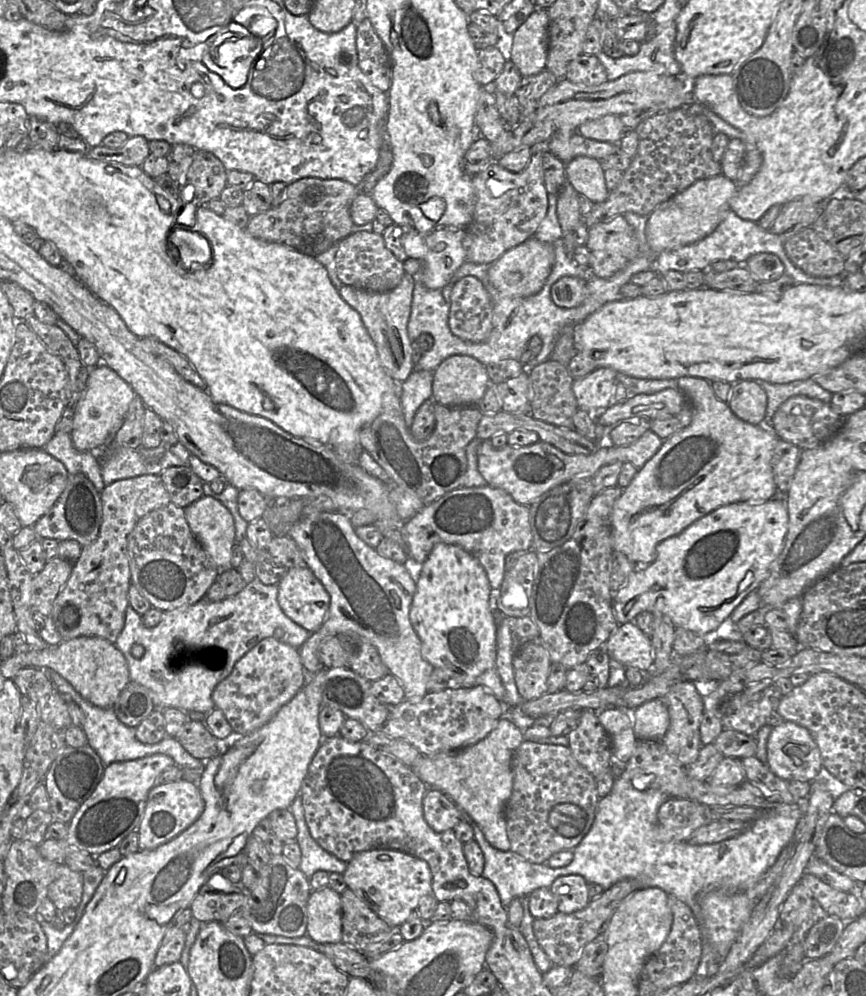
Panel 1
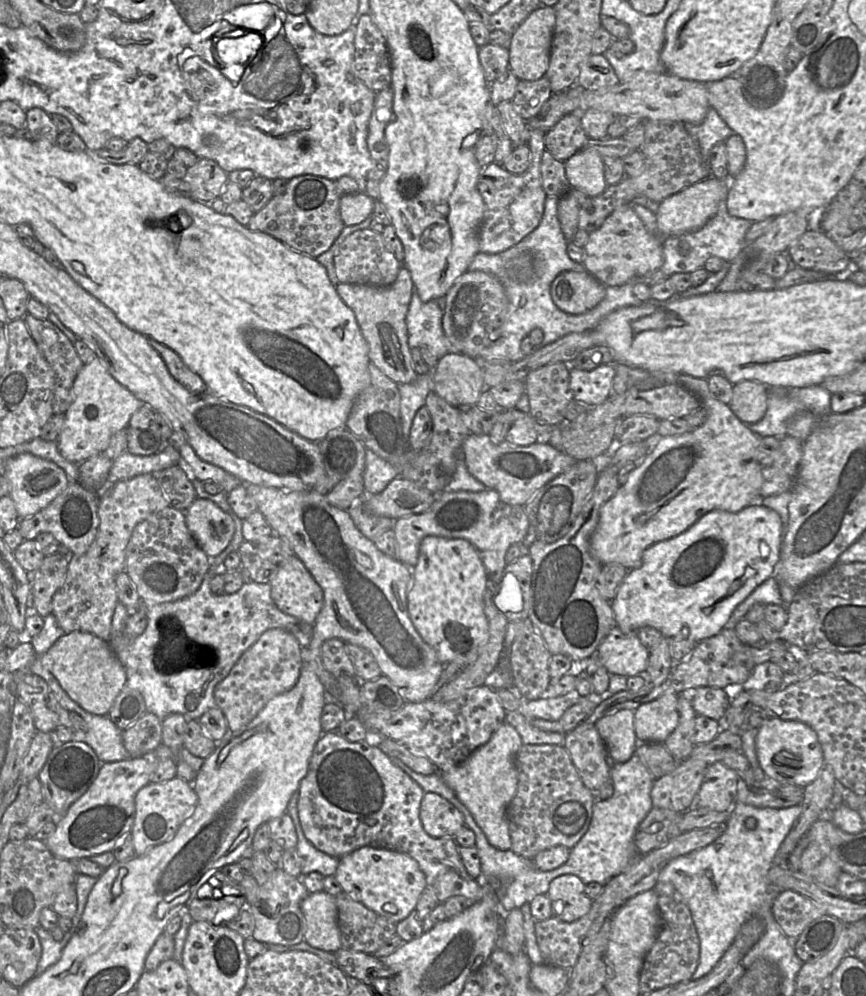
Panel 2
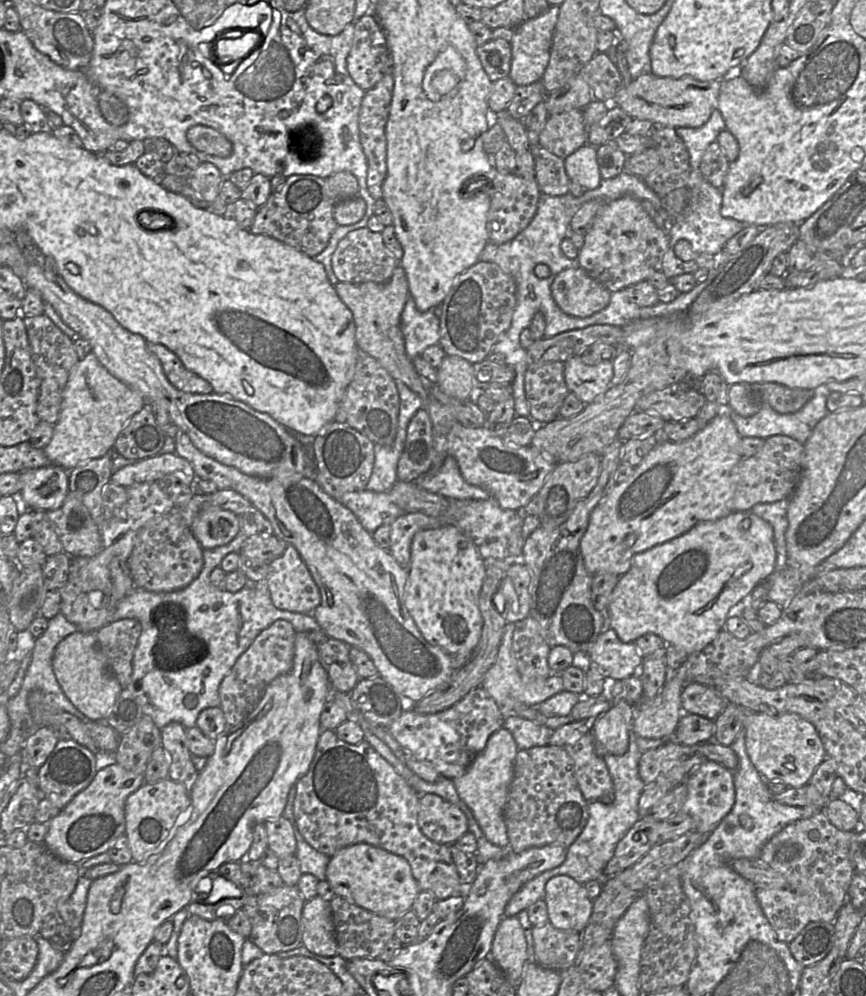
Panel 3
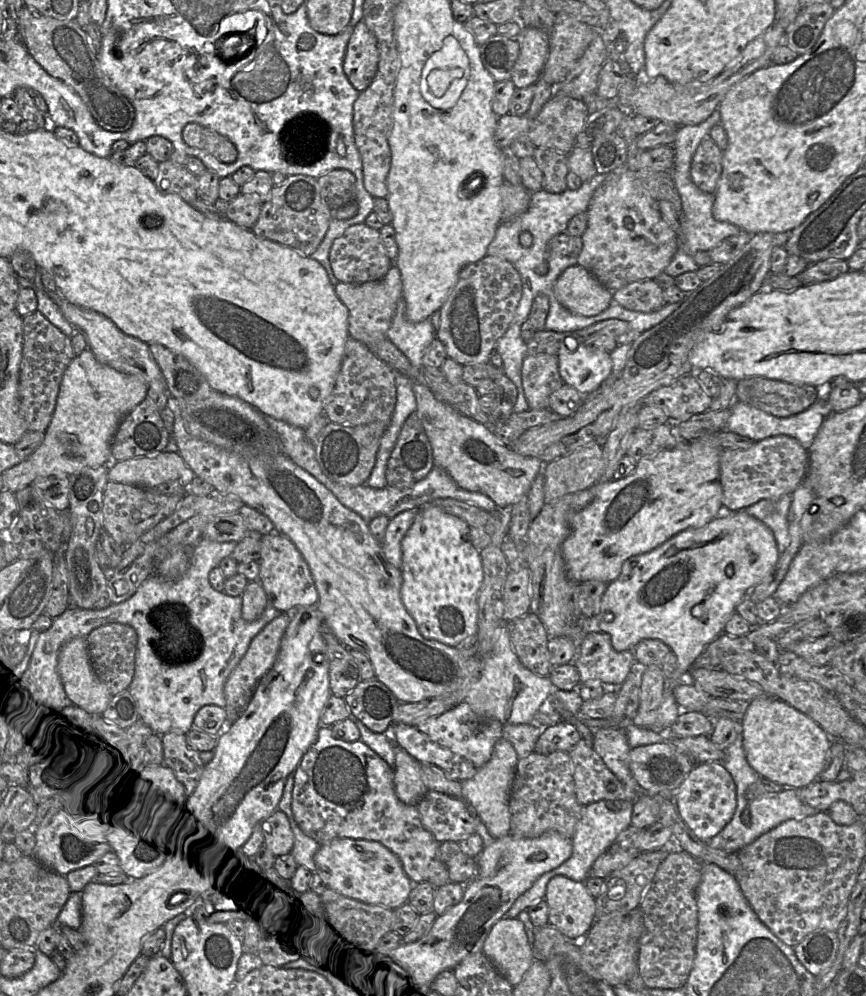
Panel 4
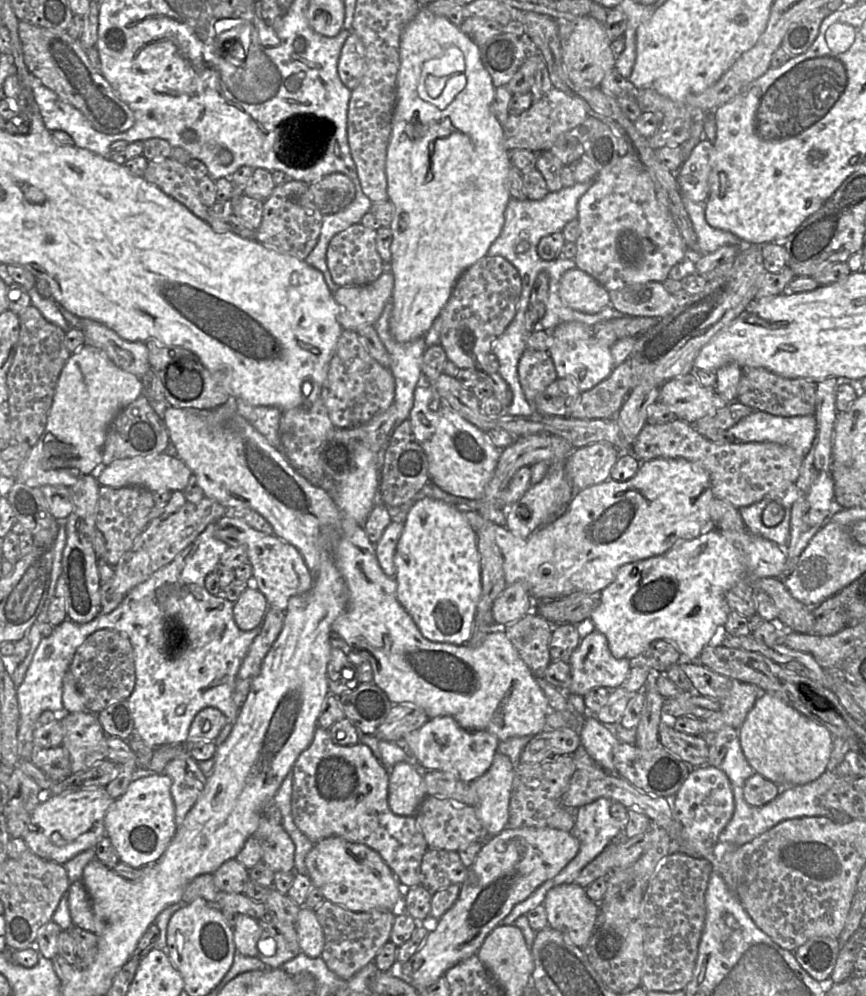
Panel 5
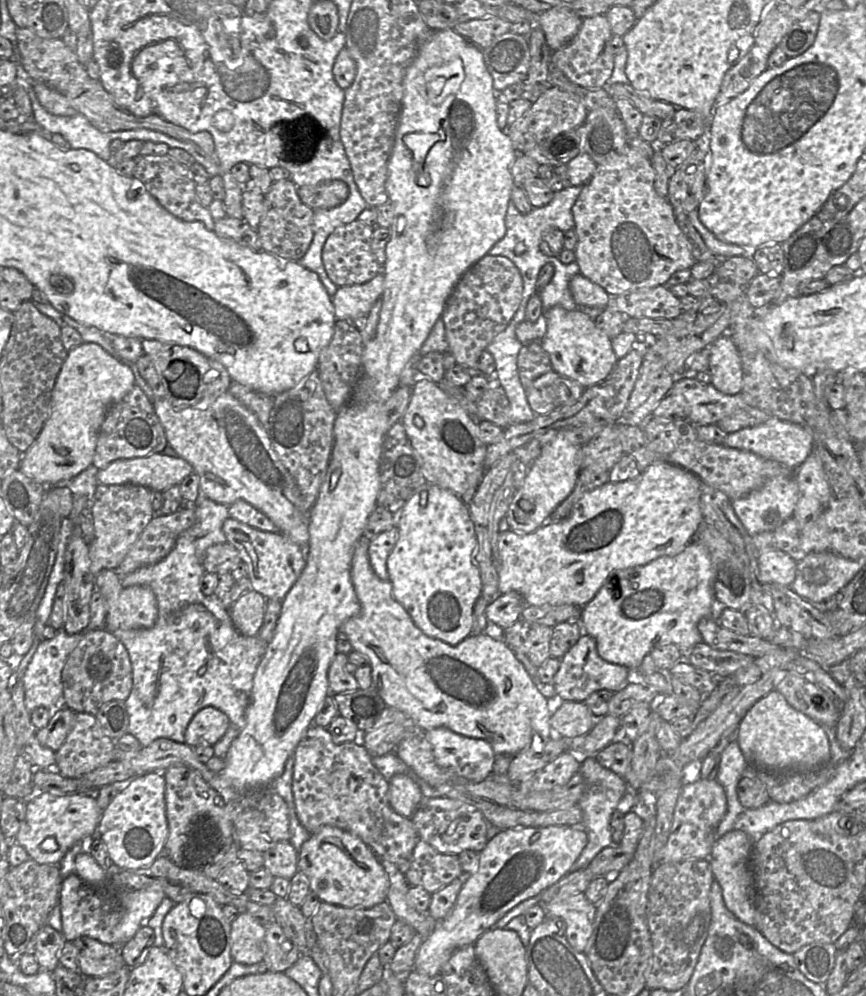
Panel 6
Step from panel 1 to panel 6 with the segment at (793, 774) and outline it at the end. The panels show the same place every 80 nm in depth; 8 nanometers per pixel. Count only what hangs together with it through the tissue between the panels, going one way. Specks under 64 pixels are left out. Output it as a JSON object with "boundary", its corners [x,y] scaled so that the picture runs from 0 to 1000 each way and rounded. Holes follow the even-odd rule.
{"boundary":[[[895,692],[866,711],[852,728],[849,743],[866,768],[887,774],[933,774],[960,763],[957,742],[950,730],[916,711]]]}

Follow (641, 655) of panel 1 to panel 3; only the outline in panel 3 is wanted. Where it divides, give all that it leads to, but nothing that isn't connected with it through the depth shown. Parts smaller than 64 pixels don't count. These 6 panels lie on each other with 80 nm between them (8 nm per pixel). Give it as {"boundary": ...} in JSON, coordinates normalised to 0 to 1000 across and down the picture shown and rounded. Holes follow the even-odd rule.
{"boundary":[[[702,630],[677,658],[684,669],[700,682],[712,684],[721,684],[734,677],[744,663],[733,645],[718,645],[711,634]]]}

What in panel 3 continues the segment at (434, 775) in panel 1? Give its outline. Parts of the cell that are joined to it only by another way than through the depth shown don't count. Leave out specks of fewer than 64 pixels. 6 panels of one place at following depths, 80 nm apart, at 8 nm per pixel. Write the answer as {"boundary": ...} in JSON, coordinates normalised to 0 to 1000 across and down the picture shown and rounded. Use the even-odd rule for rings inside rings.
{"boundary":[[[579,730],[566,739],[559,753],[551,758],[537,776],[523,782],[530,800],[544,812],[561,842],[580,851],[588,850],[582,813],[598,753],[590,735]]]}

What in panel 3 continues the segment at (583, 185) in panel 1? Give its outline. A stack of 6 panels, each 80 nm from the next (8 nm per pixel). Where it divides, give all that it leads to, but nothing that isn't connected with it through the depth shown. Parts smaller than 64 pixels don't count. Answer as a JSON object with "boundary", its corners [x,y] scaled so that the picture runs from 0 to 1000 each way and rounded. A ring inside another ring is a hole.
{"boundary":[[[671,147],[651,161],[651,165],[658,182],[667,184],[677,191],[685,191],[693,186],[695,178],[686,147]]]}

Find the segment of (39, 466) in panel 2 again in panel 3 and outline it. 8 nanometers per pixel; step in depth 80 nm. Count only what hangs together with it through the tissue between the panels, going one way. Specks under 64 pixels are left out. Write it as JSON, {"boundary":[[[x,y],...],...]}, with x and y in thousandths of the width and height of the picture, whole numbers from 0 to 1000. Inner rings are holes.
{"boundary":[[[67,467],[27,472],[23,505],[32,512],[64,512],[72,508],[79,494],[79,473]]]}

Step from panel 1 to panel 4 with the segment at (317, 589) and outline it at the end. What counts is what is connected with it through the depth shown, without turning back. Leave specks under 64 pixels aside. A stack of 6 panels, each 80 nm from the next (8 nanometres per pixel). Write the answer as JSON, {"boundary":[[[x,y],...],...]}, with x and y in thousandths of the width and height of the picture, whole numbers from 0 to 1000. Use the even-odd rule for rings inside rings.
{"boundary":[[[319,535],[303,537],[298,583],[303,587],[309,605],[324,615],[337,615],[346,610],[365,609],[367,594],[359,574],[348,555],[330,539]]]}

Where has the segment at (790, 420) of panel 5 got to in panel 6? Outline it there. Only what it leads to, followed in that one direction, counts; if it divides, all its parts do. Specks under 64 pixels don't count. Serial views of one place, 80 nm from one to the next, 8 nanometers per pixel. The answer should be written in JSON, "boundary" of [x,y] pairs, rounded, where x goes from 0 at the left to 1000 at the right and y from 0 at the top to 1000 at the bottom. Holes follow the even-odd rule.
{"boundary":[[[889,419],[881,426],[841,435],[835,447],[895,462],[909,471],[919,472],[939,453],[939,437],[932,429]]]}

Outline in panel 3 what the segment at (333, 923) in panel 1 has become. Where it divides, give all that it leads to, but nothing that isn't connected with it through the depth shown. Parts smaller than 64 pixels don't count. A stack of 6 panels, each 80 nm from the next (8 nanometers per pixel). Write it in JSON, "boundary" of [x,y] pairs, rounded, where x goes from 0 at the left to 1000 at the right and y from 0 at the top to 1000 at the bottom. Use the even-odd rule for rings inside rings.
{"boundary":[[[365,899],[350,909],[349,949],[358,956],[382,961],[389,958],[389,946],[380,905]]]}

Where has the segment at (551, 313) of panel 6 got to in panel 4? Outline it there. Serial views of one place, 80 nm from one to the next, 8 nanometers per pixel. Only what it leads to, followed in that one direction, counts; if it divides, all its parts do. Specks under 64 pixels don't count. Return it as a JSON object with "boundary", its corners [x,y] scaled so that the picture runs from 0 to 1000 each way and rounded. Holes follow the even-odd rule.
{"boundary":[[[655,338],[643,356],[644,371],[651,386],[677,398],[691,391],[707,374],[704,354]]]}

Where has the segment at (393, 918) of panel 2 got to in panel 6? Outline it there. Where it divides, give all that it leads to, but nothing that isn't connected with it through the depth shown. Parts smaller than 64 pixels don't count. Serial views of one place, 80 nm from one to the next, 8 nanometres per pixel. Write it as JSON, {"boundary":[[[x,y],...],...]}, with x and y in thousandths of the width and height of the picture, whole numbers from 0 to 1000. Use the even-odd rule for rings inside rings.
{"boundary":[[[376,828],[376,829],[371,830],[365,835],[360,836],[357,842],[350,846],[350,848],[348,849],[348,852],[344,855],[343,869],[344,869],[344,873],[350,876],[357,882],[358,895],[365,897],[372,906],[376,906],[380,908],[395,910],[395,911],[404,912],[404,913],[411,913],[411,912],[424,913],[447,904],[447,898],[449,894],[449,883],[442,869],[440,868],[438,861],[428,853],[428,851],[415,840],[401,834],[397,834],[390,830]]]}

